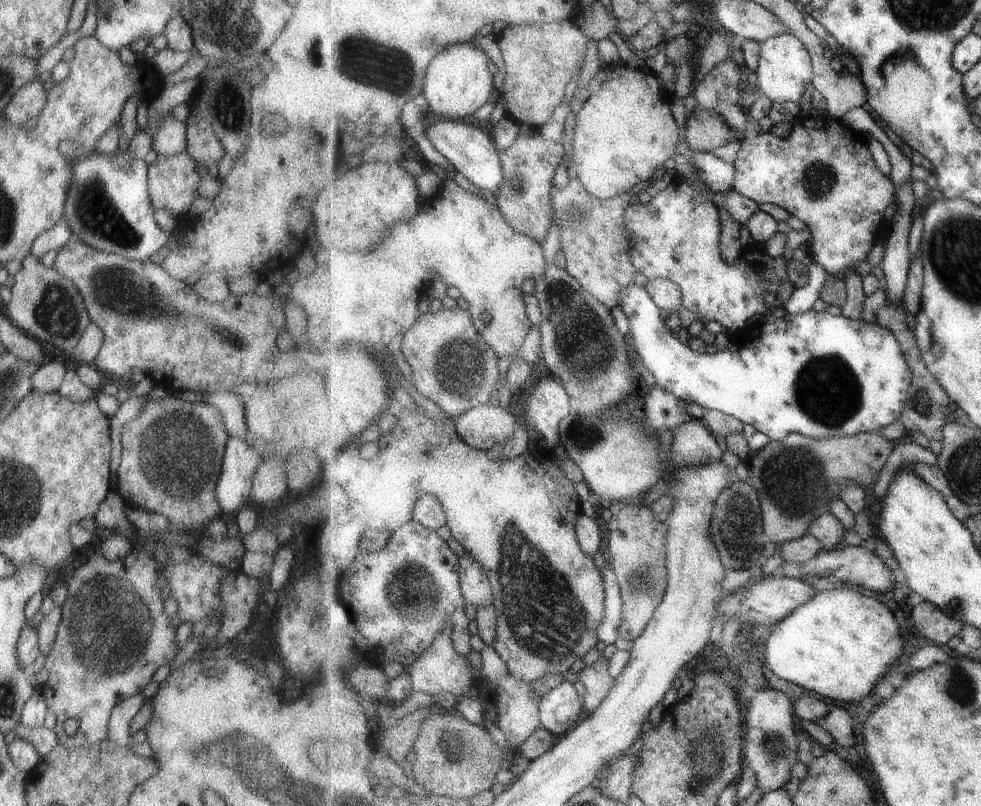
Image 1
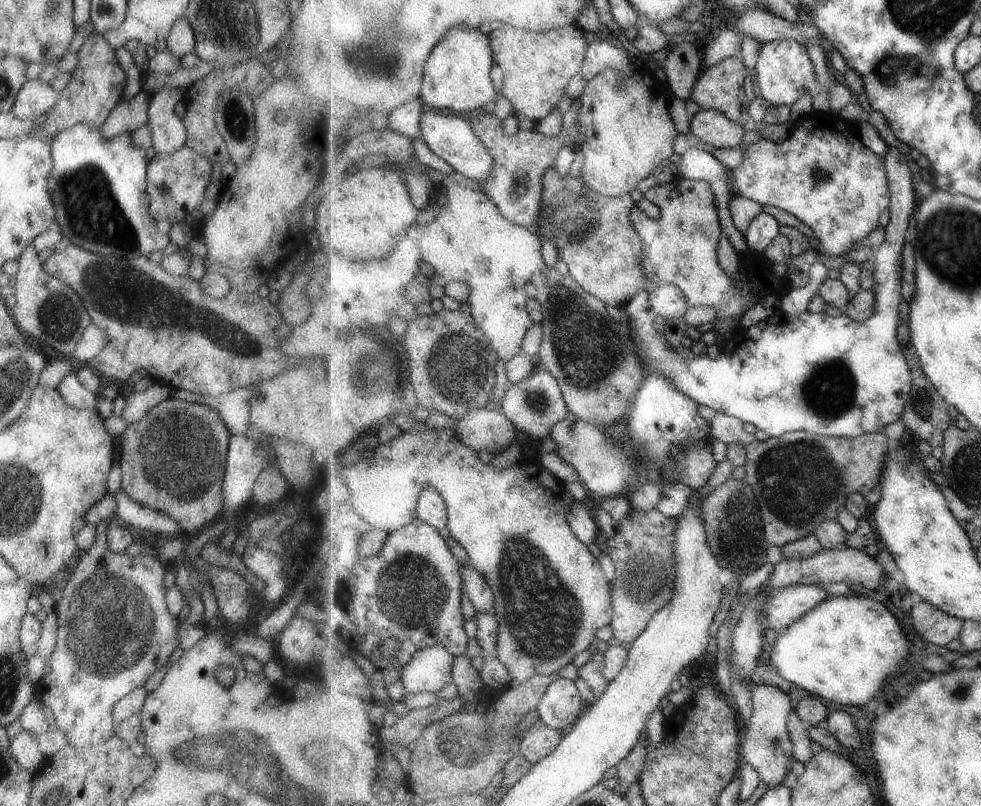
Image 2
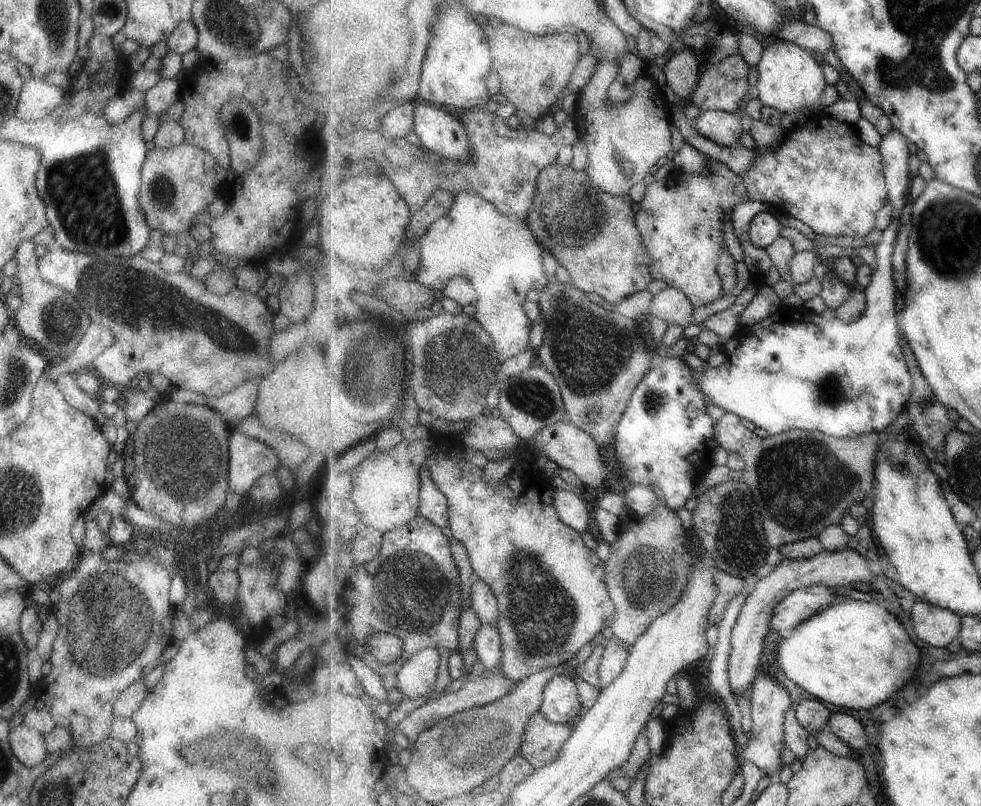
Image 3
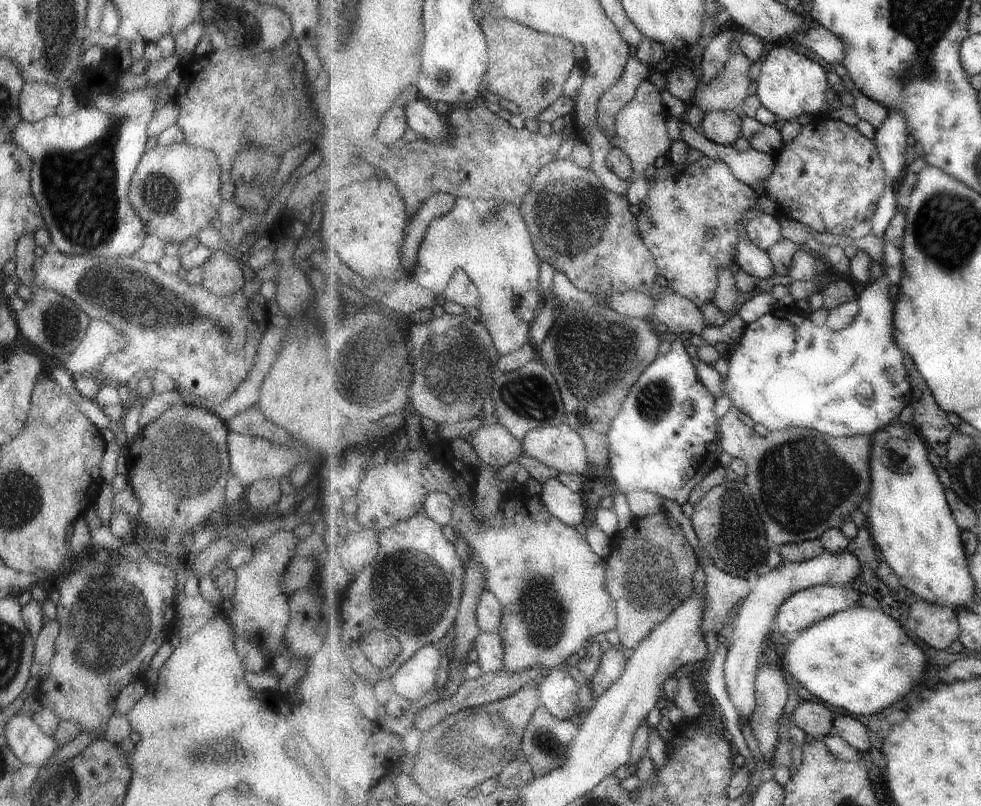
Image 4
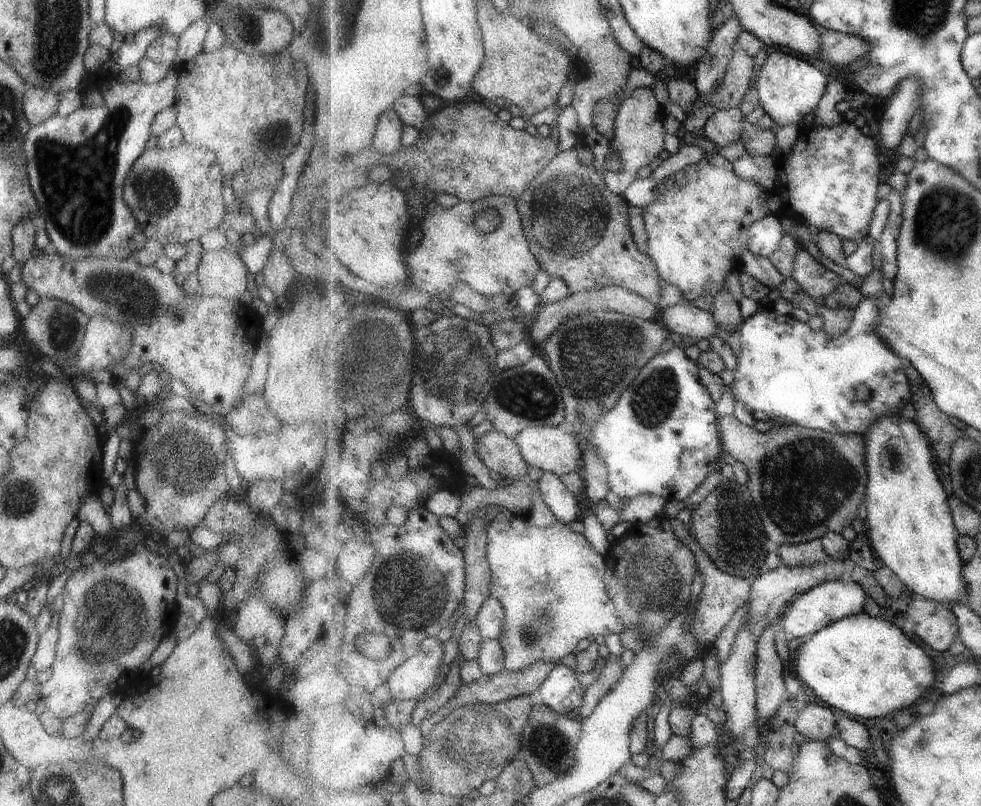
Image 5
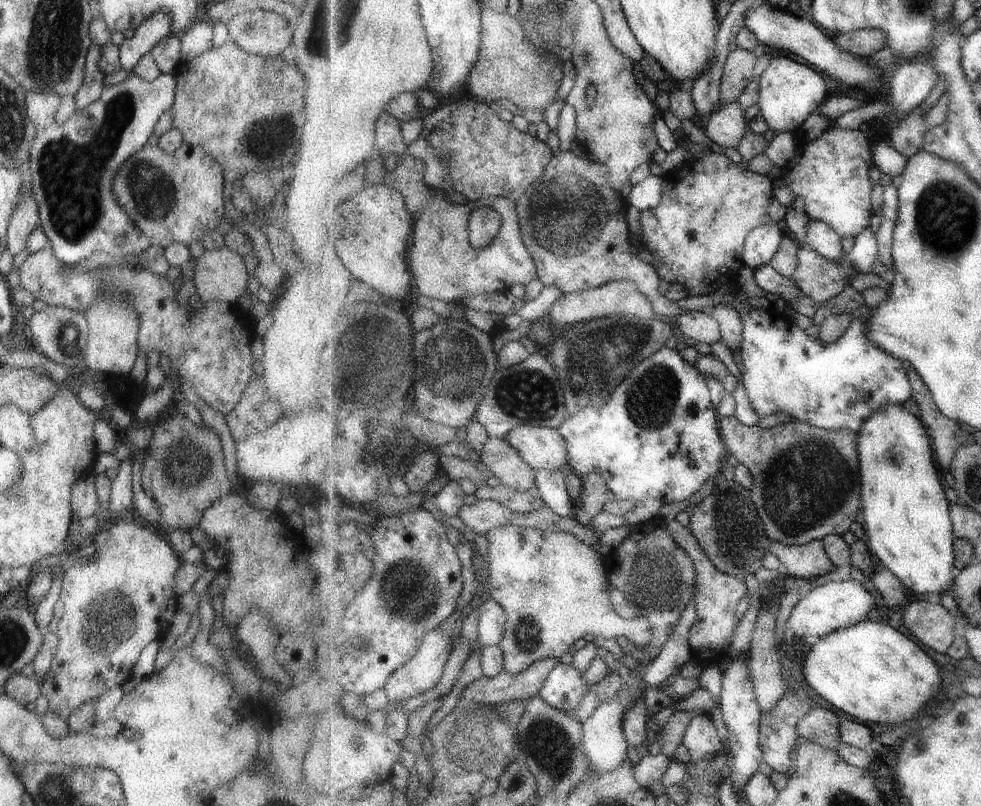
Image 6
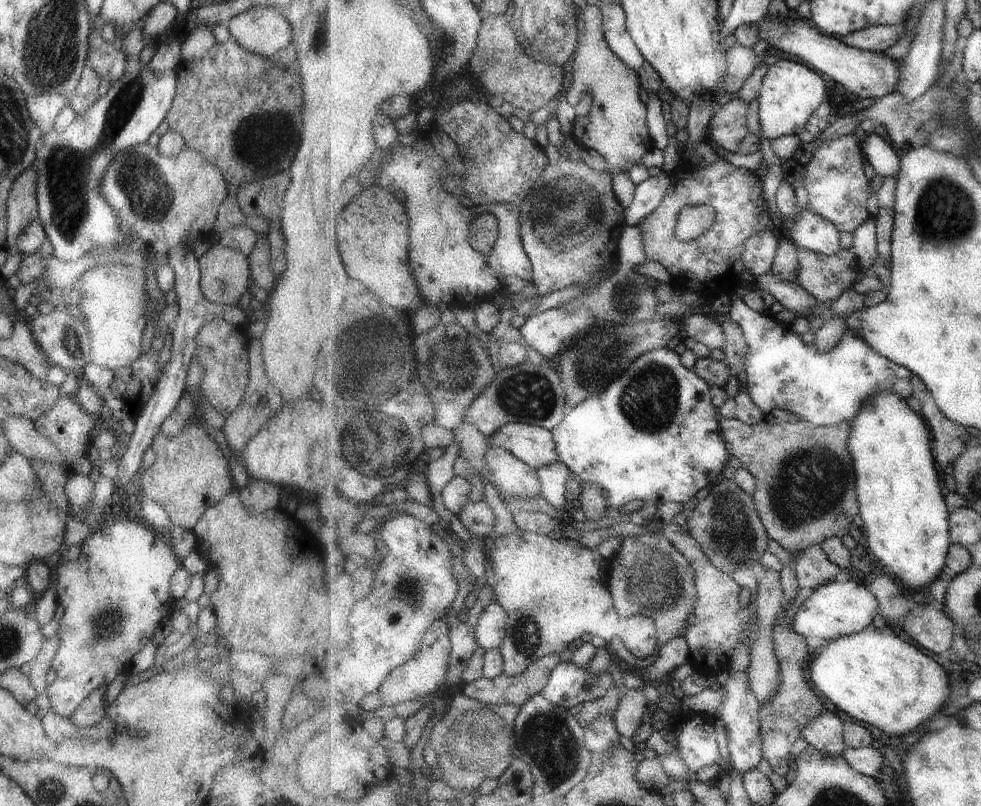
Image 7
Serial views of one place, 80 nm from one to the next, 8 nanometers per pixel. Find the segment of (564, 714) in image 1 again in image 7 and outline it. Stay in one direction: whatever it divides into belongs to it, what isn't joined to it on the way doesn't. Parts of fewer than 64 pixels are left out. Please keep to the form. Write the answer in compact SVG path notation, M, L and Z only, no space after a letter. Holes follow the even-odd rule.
M572 661L561 662L551 672L549 683L541 694L549 702L570 710L573 706L600 700L609 692L609 688L613 688L614 683L611 672L601 672L597 676L589 668L577 666Z

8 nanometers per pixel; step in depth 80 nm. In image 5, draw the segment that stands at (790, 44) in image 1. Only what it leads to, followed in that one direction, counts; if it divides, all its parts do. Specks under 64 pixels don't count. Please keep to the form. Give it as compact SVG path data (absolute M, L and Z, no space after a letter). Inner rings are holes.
M779 51L767 56L759 70L756 87L760 94L760 105L774 118L777 125L786 127L808 122L823 100L830 80L820 66Z

